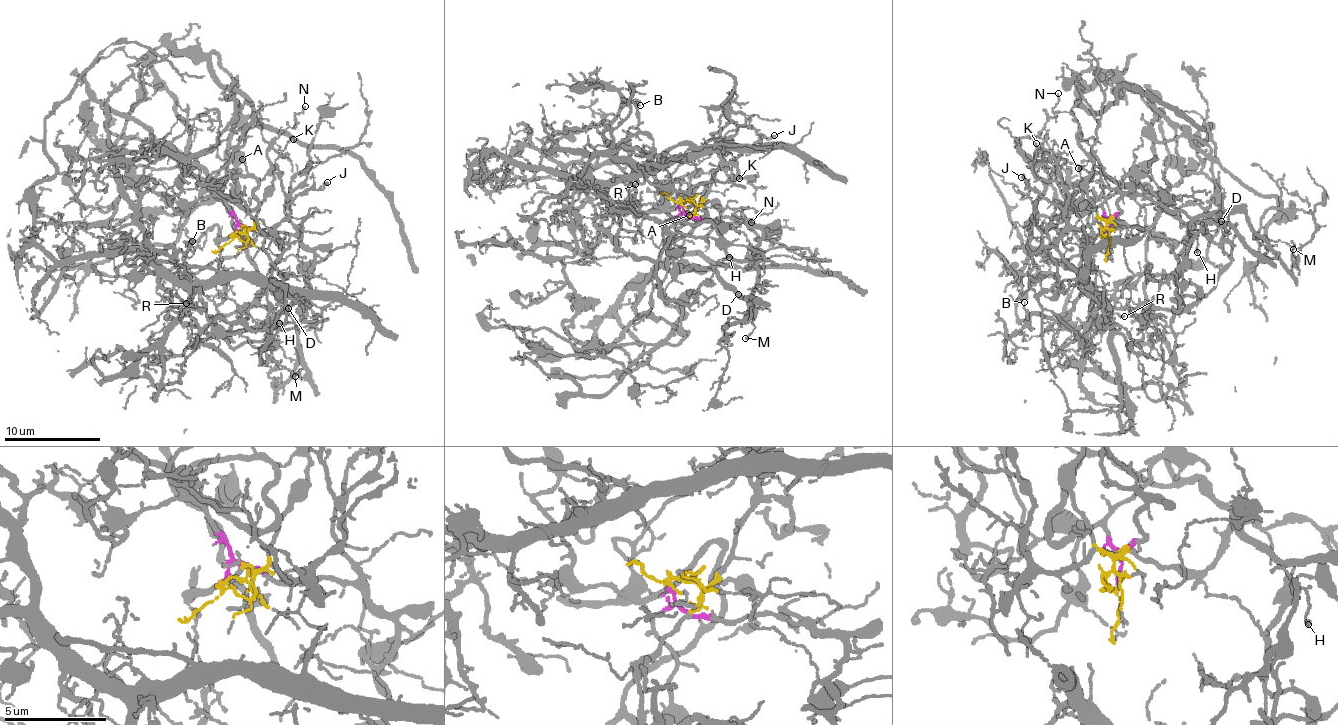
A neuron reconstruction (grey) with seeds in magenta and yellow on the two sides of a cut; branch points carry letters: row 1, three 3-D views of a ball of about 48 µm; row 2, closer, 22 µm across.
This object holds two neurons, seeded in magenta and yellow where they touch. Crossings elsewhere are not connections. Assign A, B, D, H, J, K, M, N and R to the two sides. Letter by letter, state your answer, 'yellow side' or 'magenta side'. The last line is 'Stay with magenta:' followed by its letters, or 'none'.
A: magenta side
B: yellow side
D: magenta side
H: magenta side
J: yellow side
K: yellow side
M: magenta side
N: yellow side
R: yellow side
Stay with magenta: A, D, H, M

